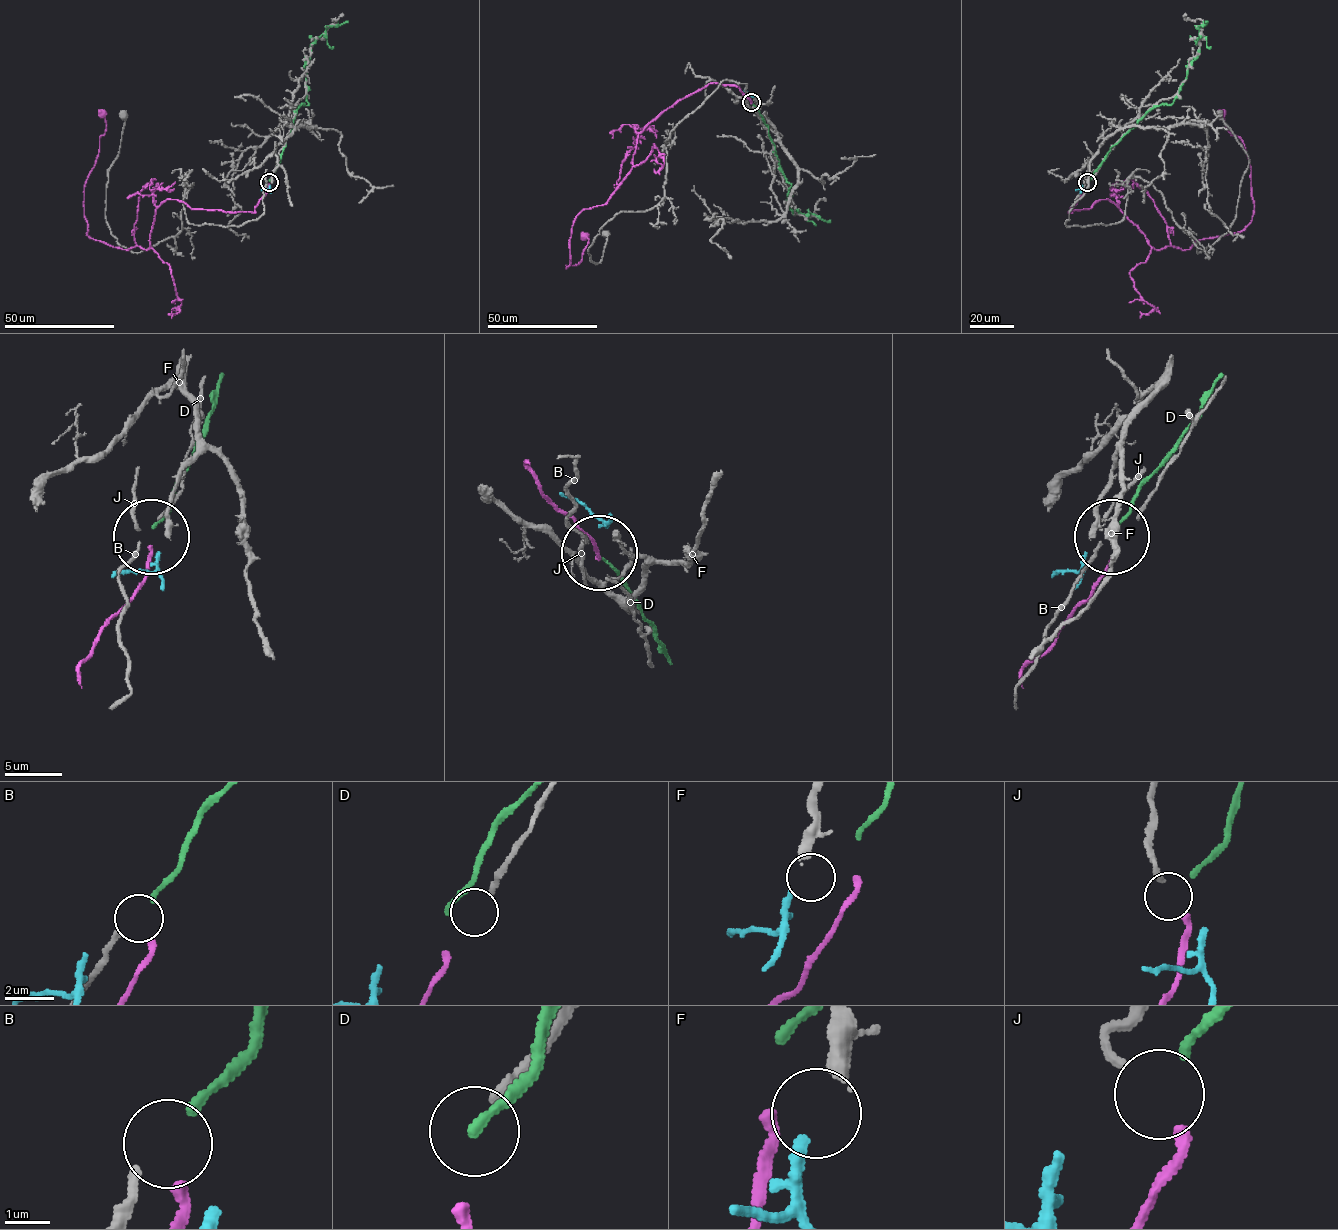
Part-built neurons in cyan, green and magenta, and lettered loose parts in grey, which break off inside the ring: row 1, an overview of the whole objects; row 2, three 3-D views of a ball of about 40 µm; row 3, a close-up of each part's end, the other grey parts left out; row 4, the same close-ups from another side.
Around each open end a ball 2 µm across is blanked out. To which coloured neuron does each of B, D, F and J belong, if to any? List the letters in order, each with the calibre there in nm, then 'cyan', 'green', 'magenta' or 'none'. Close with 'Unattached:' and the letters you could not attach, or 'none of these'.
B: 200 nm | green
D: 180 nm | none
F: 340 nm | cyan
J: 200 nm | magenta
Unattached: D

